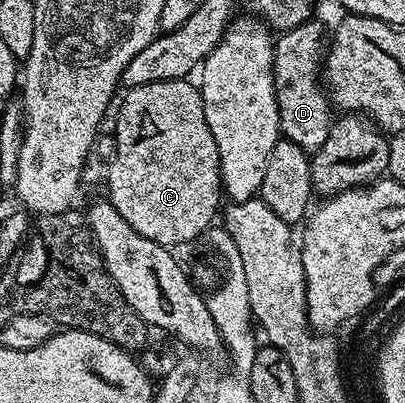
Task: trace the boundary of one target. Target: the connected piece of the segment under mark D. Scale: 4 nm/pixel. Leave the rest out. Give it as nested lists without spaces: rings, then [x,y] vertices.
[[[317,20],[300,24],[291,30],[283,30],[274,38],[274,99],[278,105],[278,125],[281,137],[288,142],[296,143],[301,150],[313,156],[328,140],[332,121],[332,107],[329,97],[320,81],[320,71],[324,66],[324,51],[328,46],[328,30]]]

